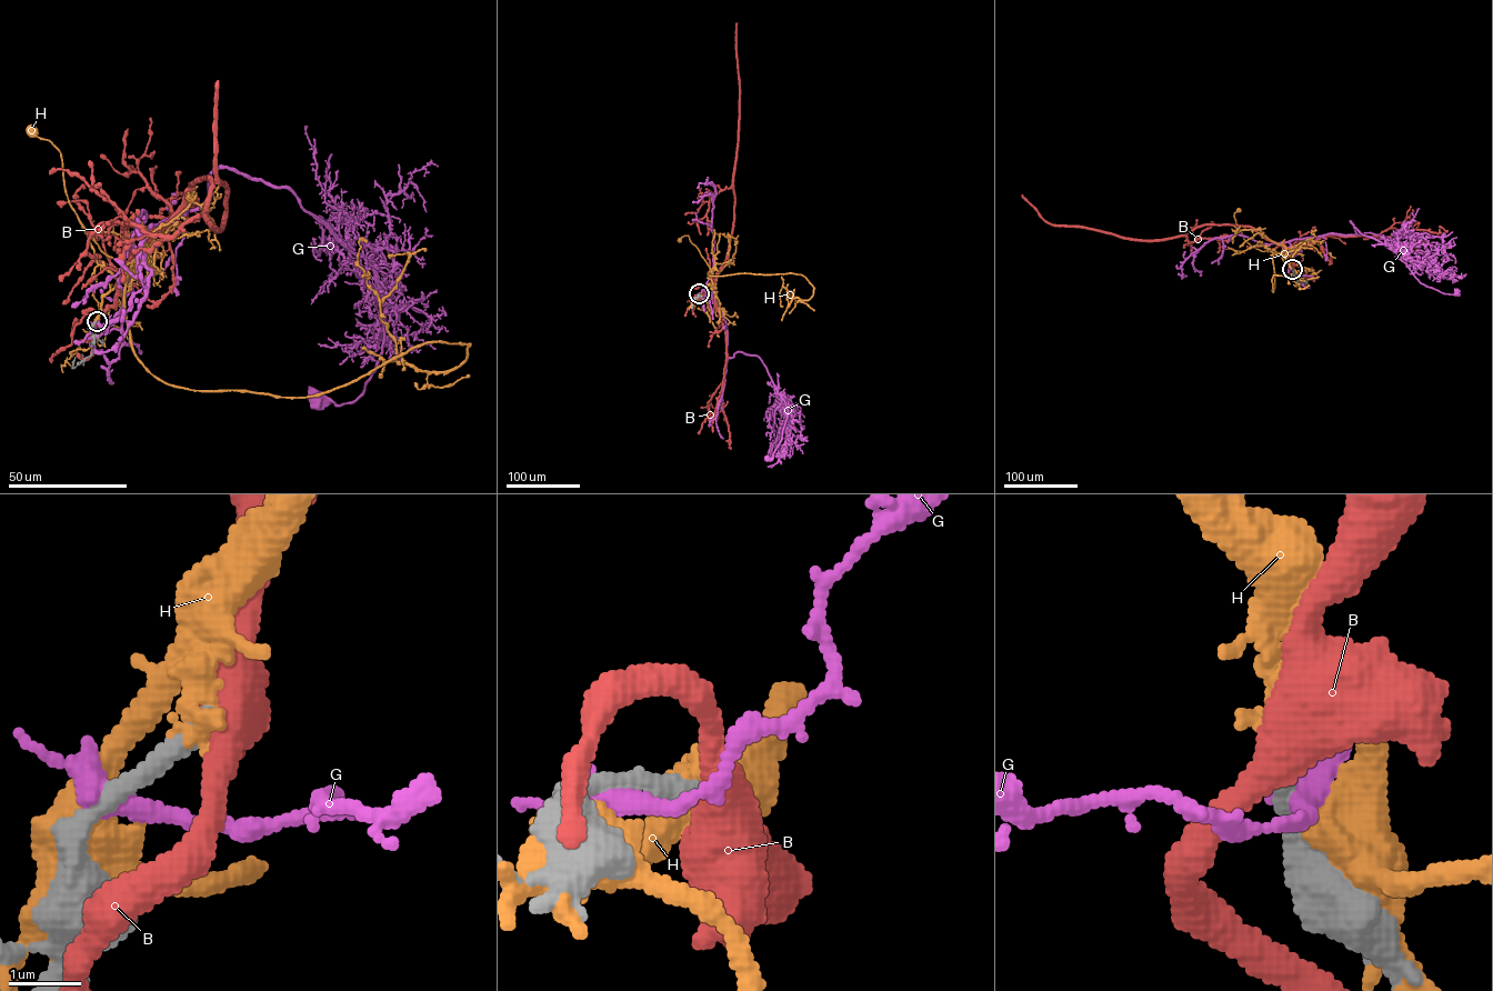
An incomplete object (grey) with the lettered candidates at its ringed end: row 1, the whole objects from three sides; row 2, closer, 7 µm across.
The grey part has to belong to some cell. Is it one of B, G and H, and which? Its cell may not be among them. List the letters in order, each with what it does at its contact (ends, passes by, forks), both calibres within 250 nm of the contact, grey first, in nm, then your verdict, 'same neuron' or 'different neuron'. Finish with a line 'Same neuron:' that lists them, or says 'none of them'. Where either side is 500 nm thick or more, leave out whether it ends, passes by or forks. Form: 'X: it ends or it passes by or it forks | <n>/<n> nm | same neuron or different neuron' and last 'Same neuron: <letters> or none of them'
B: 340/600 nm | different neuron
G: it passes by | 320/360 nm | different neuron
H: it ends | 360/240 nm | different neuron
Same neuron: none of them

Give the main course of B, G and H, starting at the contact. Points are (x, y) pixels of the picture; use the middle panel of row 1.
B: (700, 293), (703, 296), (705, 287), (713, 282), (724, 262), (733, 226), (739, 94), (737, 23)
G: (699, 293), (714, 291), (725, 323), (727, 356), (758, 356), (784, 402), (781, 440), (765, 459)
H: (699, 293), (711, 287), (710, 269), (688, 236), (680, 240)

